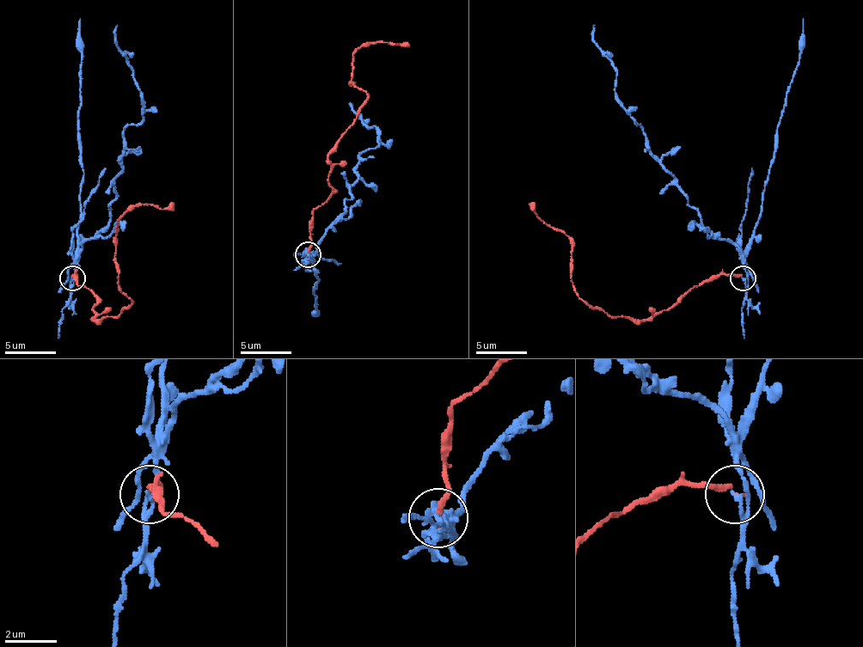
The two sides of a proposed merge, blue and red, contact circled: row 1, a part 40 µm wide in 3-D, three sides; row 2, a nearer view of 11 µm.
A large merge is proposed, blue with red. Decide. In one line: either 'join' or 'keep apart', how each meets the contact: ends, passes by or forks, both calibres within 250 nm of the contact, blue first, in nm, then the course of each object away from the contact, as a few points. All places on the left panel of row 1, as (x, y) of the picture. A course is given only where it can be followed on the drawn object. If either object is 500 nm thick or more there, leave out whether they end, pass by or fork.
keep apart | blue passes by | red ends | 160/150 nm | blue via (71, 277), (84, 241), (110, 221), (123, 167), (123, 131), (143, 119), (133, 68), (115, 39), (118, 24) | red via (71, 277), (97, 298), (94, 320), (118, 315), (131, 301), (118, 283), (118, 221), (136, 205), (174, 204)

